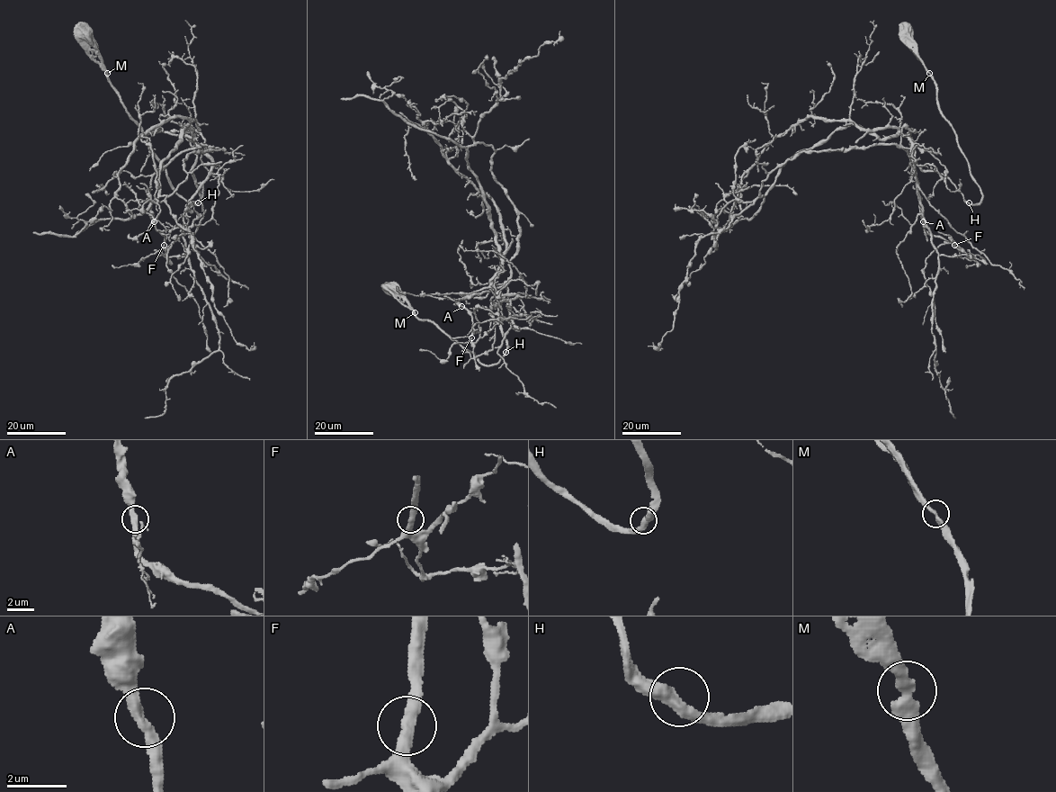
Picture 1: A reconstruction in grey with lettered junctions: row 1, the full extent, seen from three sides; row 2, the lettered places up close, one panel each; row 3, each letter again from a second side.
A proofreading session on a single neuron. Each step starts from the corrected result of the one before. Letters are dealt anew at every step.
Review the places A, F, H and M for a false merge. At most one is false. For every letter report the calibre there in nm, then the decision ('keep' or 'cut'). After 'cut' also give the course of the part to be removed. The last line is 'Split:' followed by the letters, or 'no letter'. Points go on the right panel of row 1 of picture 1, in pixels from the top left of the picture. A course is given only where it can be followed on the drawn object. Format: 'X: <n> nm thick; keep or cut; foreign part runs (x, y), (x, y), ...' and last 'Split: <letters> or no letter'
A: 380 nm thick; keep
F: 380 nm thick; keep
H: 400 nm thick; keep
M: 360 nm thick; keep
Split: no letter

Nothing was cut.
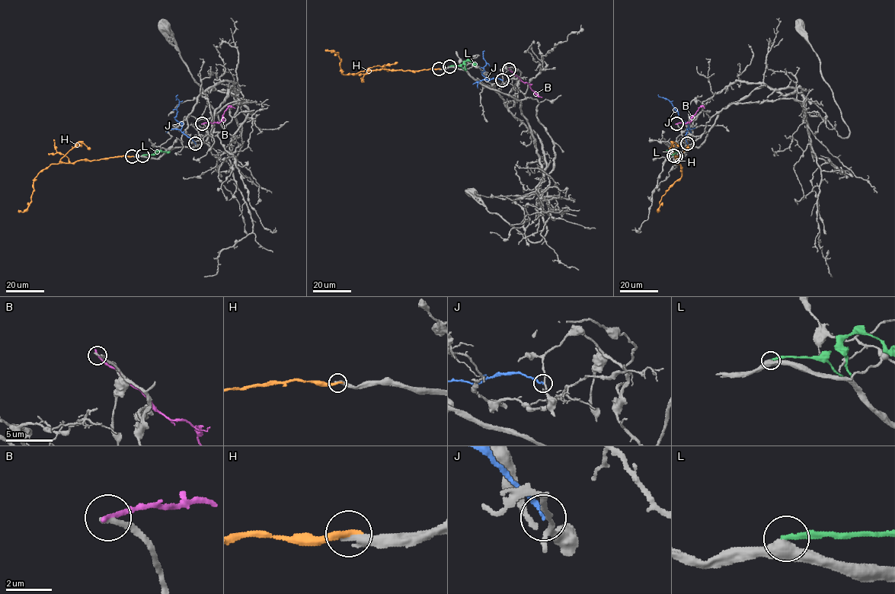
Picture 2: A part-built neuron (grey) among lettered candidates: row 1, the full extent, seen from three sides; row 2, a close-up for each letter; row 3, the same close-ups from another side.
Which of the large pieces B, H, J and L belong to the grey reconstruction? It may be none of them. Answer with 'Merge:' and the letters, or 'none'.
Merge: none

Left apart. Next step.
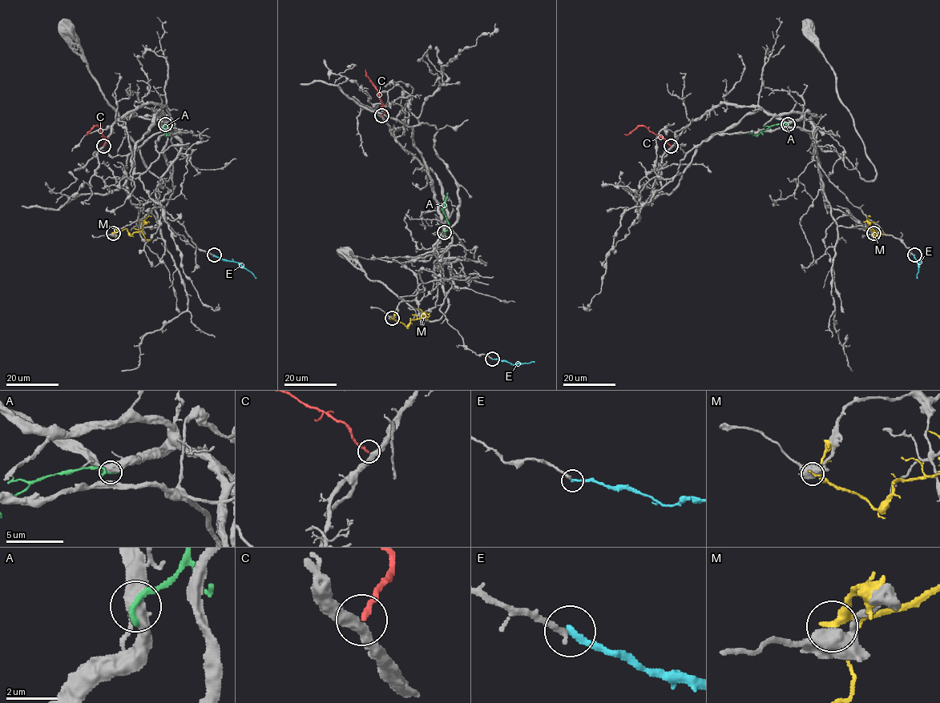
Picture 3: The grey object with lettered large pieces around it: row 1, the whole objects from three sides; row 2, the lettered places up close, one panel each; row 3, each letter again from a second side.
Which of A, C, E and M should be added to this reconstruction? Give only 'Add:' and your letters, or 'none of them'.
Add: C, E

